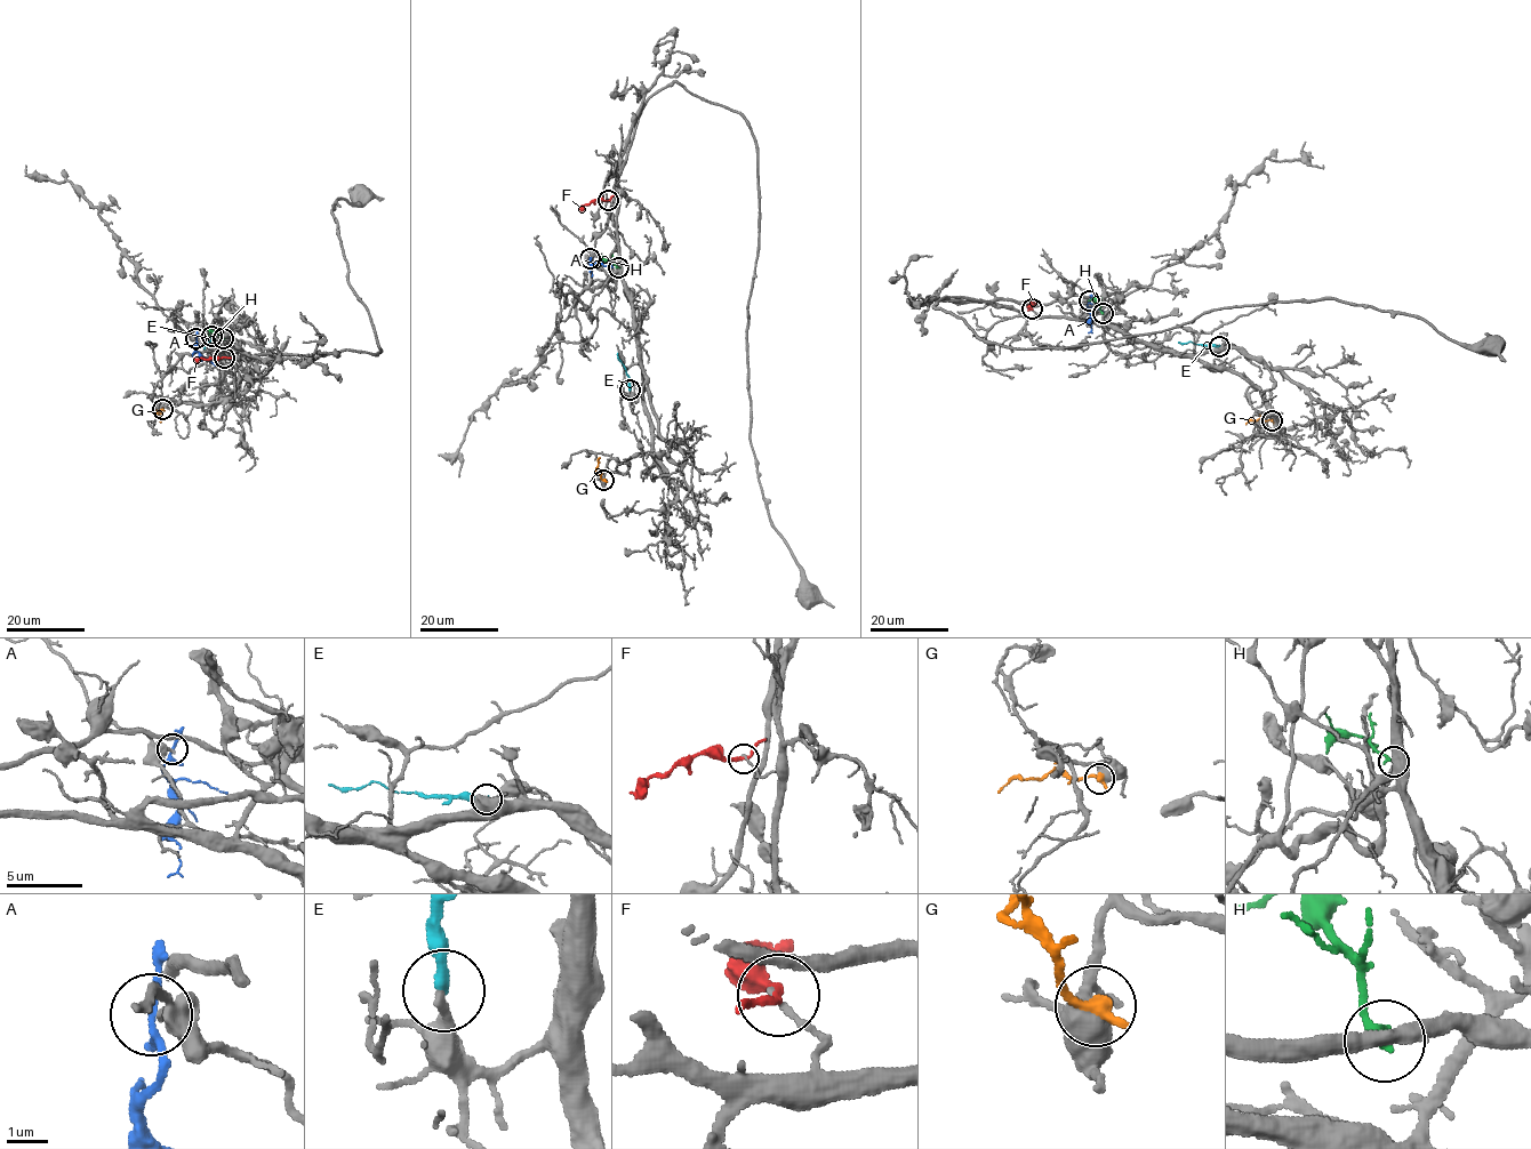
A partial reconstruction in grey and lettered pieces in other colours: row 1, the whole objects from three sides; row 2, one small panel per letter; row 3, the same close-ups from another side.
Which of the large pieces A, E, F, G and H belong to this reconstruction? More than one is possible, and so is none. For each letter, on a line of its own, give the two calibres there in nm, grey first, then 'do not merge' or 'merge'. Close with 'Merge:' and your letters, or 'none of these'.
A: 260 nm thick on the grey side, 150 nm on the other; do not merge
E: 200 nm thick on the grey side, 300 nm on the other; merge
F: 140 nm thick on the grey side, 190 nm on the other; do not merge
G: 400 nm thick on the grey side, 400 nm on the other; do not merge
H: 380 nm thick on the grey side, 240 nm on the other; do not merge
Merge: E

